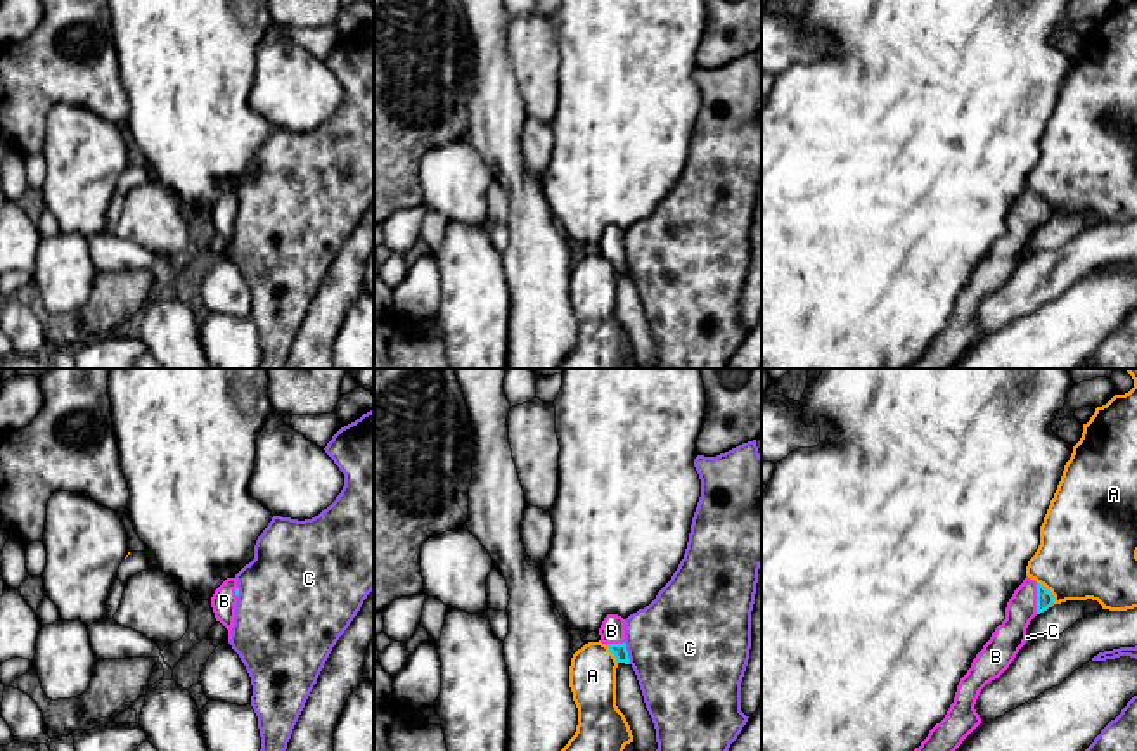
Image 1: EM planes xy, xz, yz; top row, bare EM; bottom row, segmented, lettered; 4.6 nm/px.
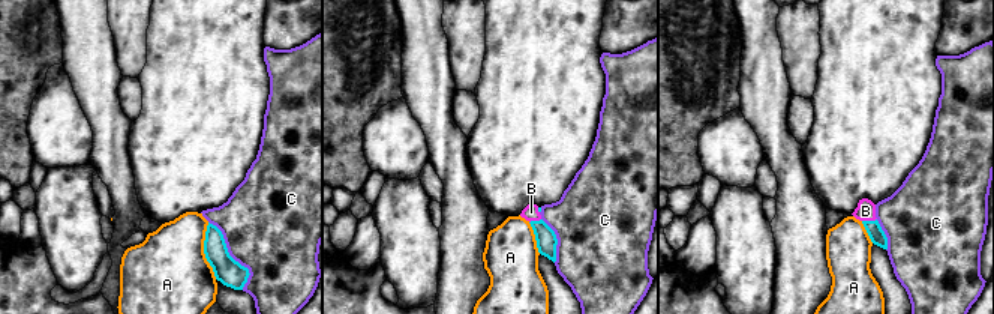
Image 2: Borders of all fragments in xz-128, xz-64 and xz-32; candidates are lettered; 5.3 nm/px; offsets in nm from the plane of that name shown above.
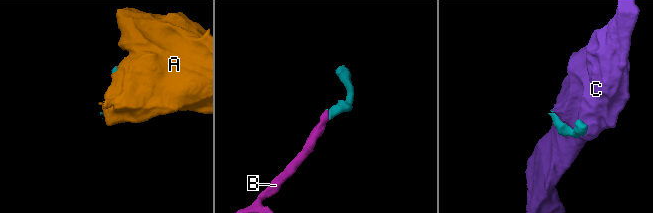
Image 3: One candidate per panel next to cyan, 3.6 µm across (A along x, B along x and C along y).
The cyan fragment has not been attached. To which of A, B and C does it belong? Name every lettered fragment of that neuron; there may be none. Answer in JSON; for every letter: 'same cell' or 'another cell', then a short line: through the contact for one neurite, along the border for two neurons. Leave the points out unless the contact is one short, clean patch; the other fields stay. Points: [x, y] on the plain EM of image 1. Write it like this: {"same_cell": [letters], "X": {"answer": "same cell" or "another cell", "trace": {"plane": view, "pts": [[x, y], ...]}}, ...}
{"same_cell": ["B"], "A": {"answer": "another cell"}, "B": {"answer": "same cell", "trace": {"plane": "yz", "pts": [[1044, 210], [1037, 211], [1016, 232], [1009, 250]]}}, "C": {"answer": "another cell"}}

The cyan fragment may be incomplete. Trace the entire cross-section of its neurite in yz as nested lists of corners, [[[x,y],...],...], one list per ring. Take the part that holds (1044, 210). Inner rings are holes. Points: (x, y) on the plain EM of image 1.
[[[1028,189],[1023,192],[1007,215],[1005,232],[995,241],[960,291],[945,331],[929,343],[928,350],[909,369],[950,369],[962,356],[981,336],[974,322],[981,301],[1009,280],[1025,258],[1030,234],[1052,216],[1050,202]]]

